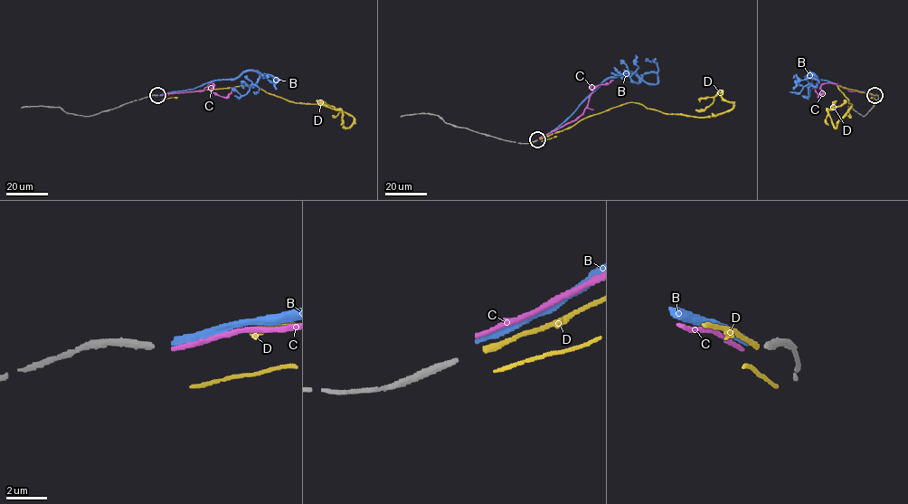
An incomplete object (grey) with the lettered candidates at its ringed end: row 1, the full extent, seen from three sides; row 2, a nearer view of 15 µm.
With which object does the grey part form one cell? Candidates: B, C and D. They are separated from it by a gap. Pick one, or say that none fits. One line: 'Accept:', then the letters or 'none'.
Accept: D

